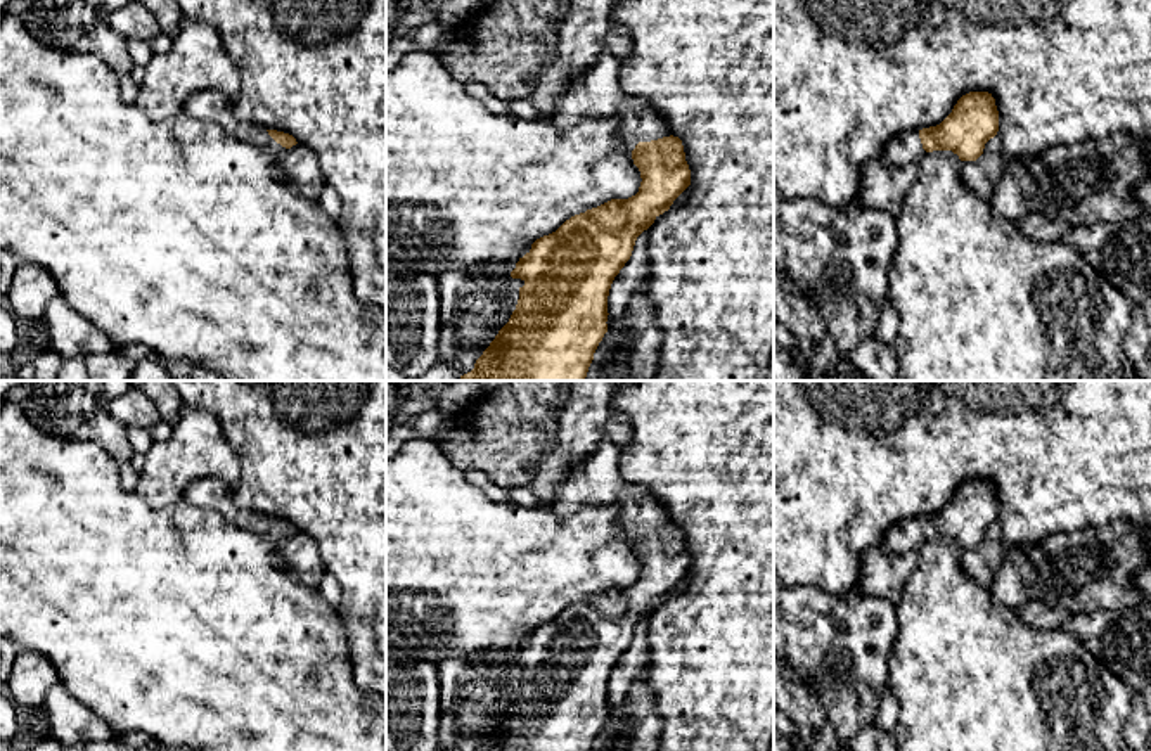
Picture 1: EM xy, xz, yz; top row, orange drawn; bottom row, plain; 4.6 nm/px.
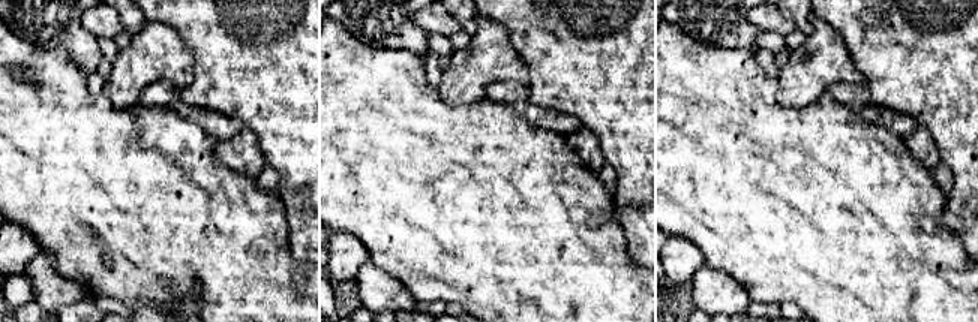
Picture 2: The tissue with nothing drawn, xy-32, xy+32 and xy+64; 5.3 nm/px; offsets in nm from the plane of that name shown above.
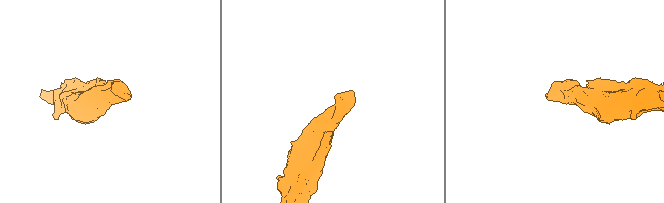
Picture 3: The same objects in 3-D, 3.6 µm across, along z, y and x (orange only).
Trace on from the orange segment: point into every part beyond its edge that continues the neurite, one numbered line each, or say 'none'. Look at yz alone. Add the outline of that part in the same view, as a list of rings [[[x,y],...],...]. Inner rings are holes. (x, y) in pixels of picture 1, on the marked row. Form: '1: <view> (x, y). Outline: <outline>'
1: yz (906, 147). Outline: [[[909,130],[893,138],[881,152],[879,159],[890,166],[903,166],[917,161],[924,152],[919,130]]]

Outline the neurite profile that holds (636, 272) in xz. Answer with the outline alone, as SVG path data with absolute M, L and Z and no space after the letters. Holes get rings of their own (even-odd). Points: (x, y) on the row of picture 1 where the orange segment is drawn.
M644 230L635 241L630 260L611 284L608 296L608 313L611 318L628 306L632 294L649 280L649 275L647 230Z

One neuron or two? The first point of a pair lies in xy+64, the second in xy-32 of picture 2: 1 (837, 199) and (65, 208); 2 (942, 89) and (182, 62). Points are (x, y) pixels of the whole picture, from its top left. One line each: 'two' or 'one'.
1: one
2: two

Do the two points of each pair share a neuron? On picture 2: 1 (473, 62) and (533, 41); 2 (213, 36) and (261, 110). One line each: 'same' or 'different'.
1: different
2: same

